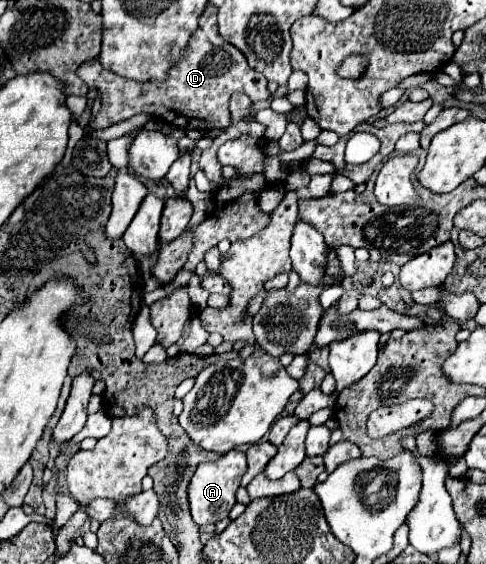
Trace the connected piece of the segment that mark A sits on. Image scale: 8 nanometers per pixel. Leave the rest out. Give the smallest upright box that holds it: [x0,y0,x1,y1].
[189,449,247,527]

